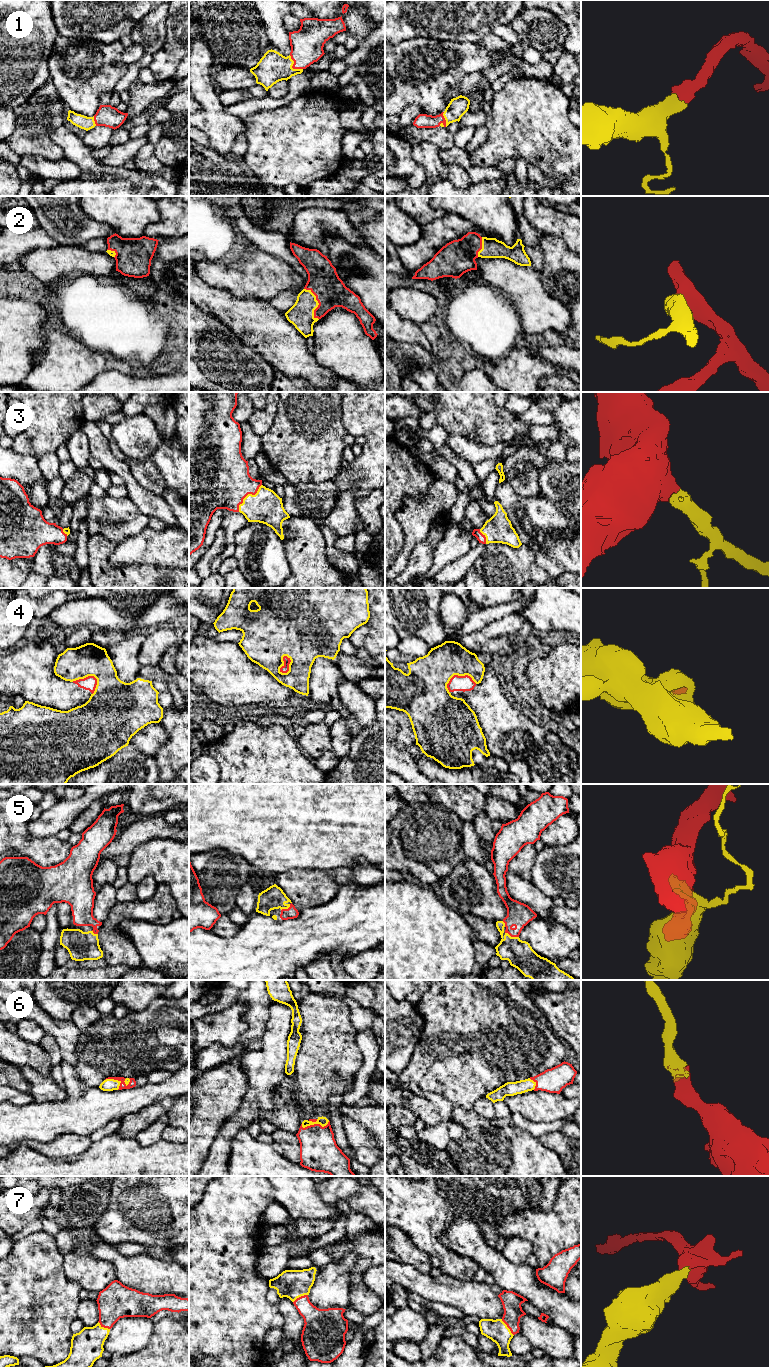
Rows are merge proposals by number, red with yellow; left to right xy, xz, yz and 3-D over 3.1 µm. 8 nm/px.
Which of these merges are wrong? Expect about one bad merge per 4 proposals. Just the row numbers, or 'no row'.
4

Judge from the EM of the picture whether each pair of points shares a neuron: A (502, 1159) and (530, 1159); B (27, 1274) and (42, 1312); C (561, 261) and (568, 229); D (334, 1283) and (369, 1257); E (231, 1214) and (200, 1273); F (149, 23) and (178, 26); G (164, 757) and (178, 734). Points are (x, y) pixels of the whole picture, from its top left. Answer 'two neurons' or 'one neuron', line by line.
A: one neuron
B: one neuron
C: two neurons
D: two neurons
E: one neuron
F: two neurons
G: one neuron

